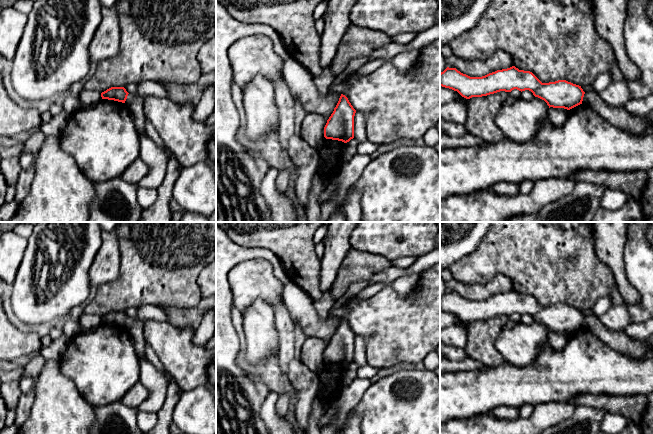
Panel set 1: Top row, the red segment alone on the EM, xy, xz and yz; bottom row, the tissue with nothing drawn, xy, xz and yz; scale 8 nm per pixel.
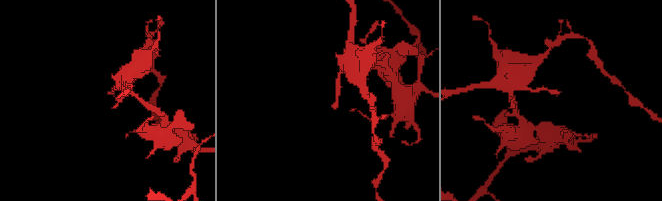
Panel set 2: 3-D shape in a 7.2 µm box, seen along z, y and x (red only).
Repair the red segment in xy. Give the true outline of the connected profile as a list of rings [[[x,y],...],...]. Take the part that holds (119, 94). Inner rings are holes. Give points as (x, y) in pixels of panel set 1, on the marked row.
[[[111,87],[101,93],[102,99],[114,100],[125,103],[128,92],[124,87]]]

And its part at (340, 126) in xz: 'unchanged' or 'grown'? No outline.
unchanged

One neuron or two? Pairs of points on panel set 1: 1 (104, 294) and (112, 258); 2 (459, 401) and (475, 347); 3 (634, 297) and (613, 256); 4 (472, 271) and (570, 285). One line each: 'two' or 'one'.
1: two
2: two
3: one
4: one

